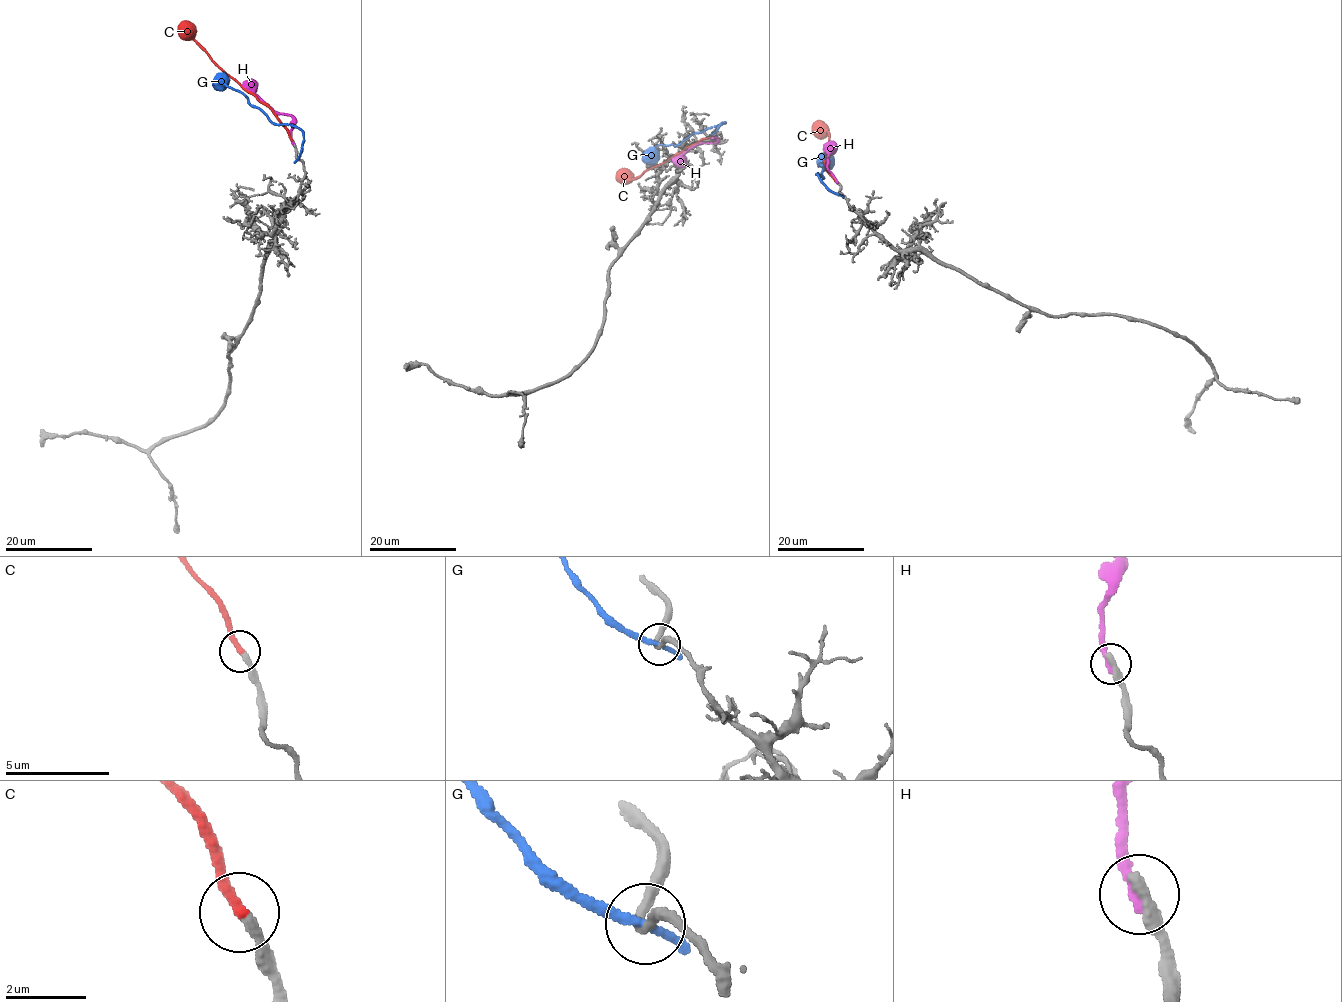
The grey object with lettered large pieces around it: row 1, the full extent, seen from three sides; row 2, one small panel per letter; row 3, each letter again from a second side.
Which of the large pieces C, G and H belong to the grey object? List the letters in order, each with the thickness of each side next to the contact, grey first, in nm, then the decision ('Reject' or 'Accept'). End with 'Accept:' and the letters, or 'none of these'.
C: Thickness 240 nm (grey) against 240 nm. Accept
G: Thickness 240 nm (grey) against 200 nm. Reject
H: Thickness 320 nm (grey) against 280 nm. Reject
Accept: C

